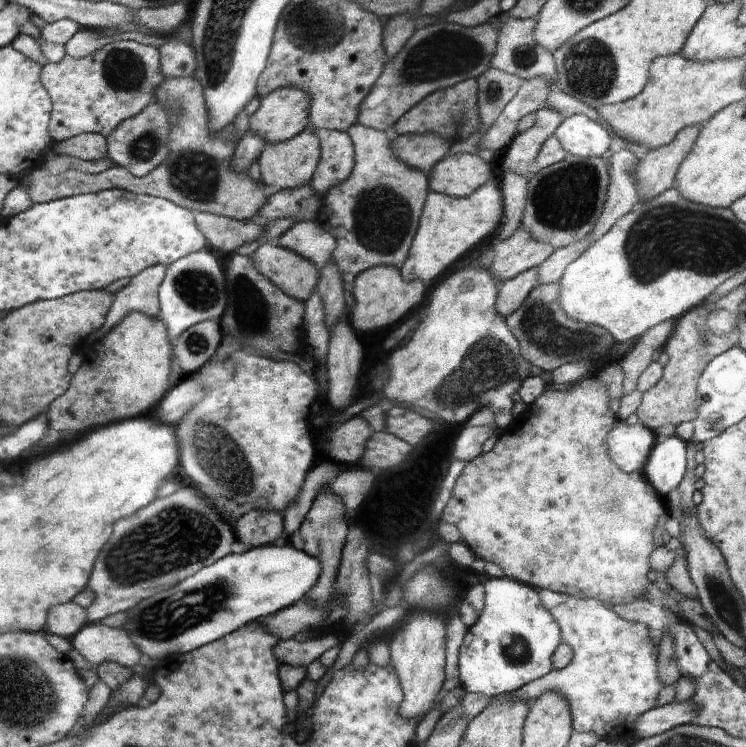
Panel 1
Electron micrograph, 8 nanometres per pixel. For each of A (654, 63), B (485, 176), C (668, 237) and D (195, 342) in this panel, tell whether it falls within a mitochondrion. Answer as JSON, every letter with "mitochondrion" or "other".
{"A":"other","B":"other","C":"mitochondrion","D":"mitochondrion"}

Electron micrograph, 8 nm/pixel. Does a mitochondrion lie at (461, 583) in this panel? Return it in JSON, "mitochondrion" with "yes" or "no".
{"mitochondrion":"no"}

